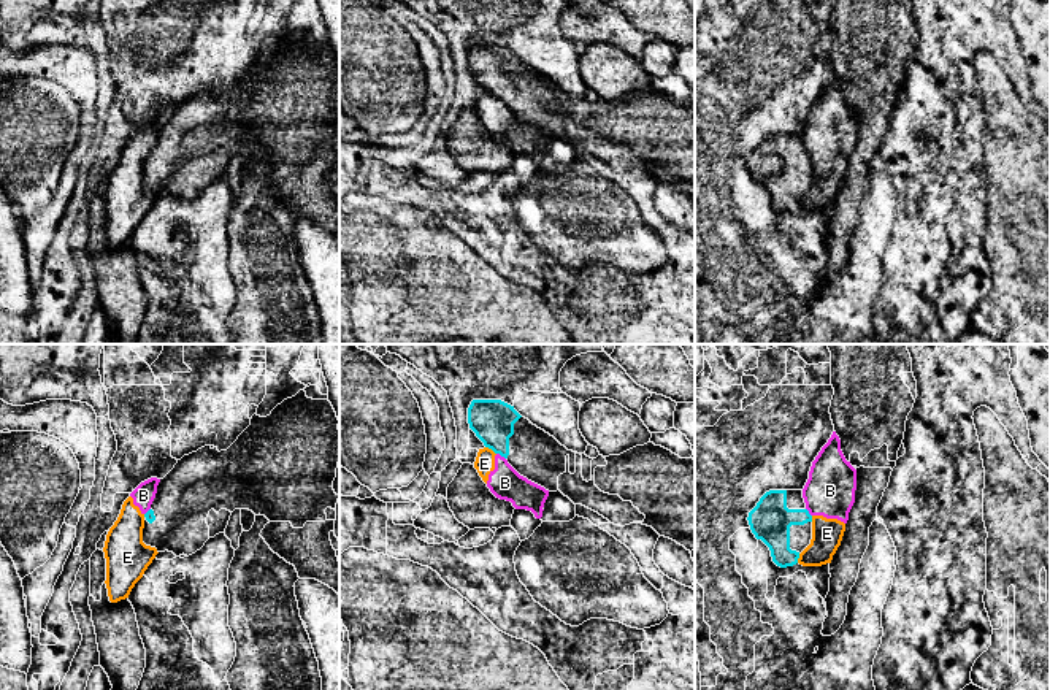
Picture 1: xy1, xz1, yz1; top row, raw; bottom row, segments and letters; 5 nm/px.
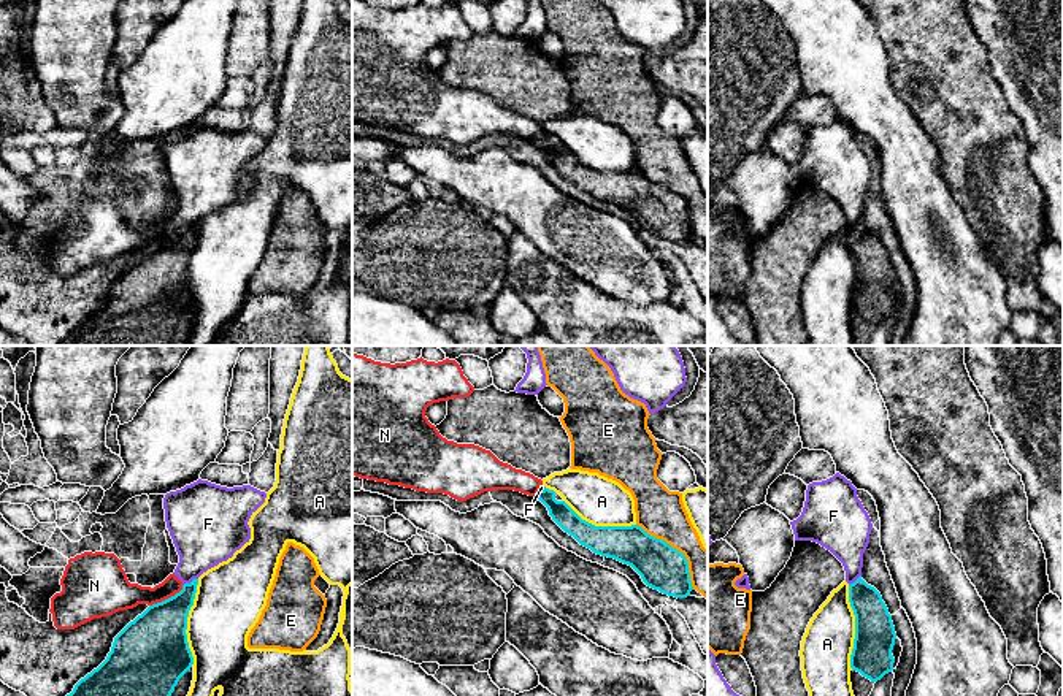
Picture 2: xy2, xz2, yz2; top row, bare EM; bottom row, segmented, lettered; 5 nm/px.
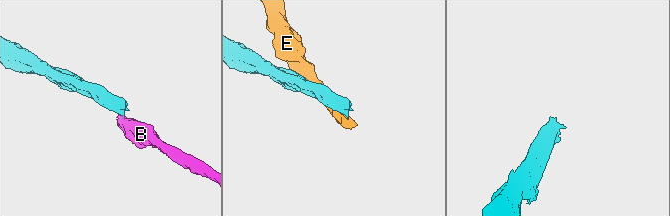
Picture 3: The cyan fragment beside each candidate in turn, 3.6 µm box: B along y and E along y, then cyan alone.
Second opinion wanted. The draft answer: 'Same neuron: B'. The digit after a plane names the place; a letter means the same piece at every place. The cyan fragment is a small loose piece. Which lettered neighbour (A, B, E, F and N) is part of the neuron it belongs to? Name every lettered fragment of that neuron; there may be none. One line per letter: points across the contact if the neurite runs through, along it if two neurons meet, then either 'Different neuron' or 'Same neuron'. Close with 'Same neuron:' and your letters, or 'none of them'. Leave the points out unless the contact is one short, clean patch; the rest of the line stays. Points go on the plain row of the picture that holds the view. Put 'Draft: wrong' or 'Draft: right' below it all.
A: Different neuron
B: Boundary: xz1 (497, 97), (505, 103). Different neuron
E: Different neuron
F: Boundary: xy2 (197, 222), (184, 229). Different neuron
N: Different neuron
Same neuron: none of them
Draft: wrong

